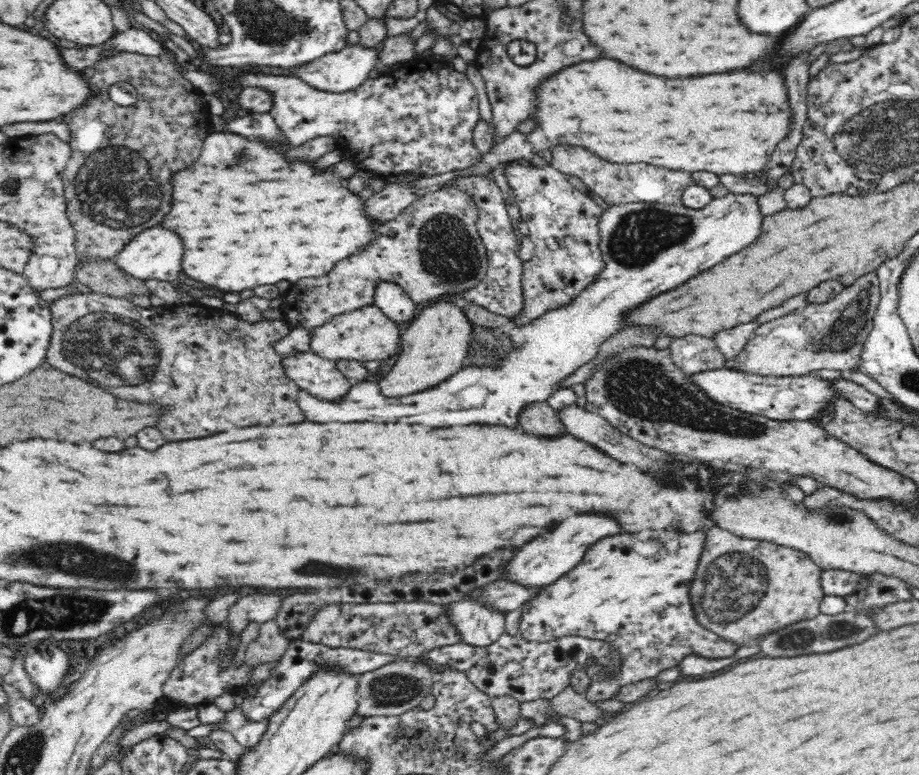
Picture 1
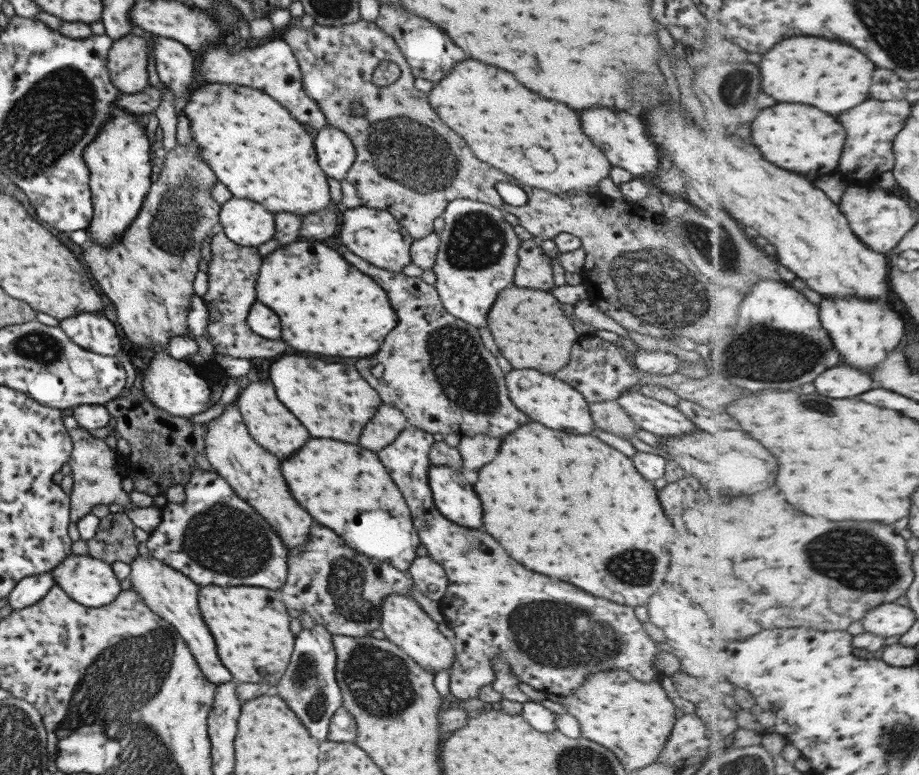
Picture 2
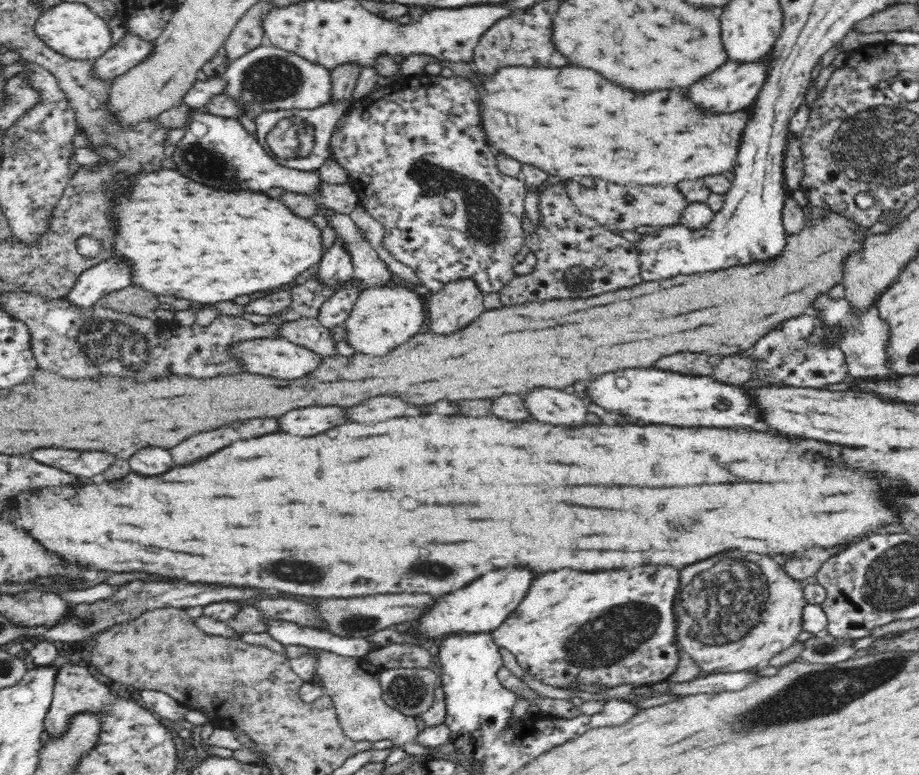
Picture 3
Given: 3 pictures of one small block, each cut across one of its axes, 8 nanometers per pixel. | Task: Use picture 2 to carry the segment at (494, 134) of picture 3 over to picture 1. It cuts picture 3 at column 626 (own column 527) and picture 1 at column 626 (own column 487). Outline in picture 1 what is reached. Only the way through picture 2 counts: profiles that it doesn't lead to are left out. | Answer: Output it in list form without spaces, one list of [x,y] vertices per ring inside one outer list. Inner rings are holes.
[[[594,60],[564,68],[538,86],[536,130],[528,135],[532,151],[552,150],[556,144],[582,144],[596,156],[610,162],[648,162],[662,168],[686,172],[708,170],[714,174],[741,176],[758,174],[767,166],[777,144],[790,132],[792,110],[784,76],[776,68],[762,72],[734,70],[724,74],[696,78],[662,78],[650,76],[618,60]]]

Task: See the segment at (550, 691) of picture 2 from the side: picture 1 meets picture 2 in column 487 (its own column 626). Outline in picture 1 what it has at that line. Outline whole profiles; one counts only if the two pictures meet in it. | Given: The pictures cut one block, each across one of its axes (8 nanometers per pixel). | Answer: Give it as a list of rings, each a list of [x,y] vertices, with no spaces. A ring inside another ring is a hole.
[[[642,530],[634,536],[618,534],[606,536],[594,544],[582,564],[578,564],[572,574],[562,576],[554,584],[542,588],[530,602],[524,604],[520,616],[519,632],[529,642],[550,642],[563,636],[577,636],[606,642],[621,656],[619,671],[606,675],[604,669],[590,660],[585,672],[590,677],[590,685],[583,694],[590,702],[614,699],[620,687],[653,679],[666,668],[679,666],[690,654],[703,658],[730,658],[739,650],[732,641],[722,639],[718,633],[706,629],[698,623],[690,601],[690,588],[693,584],[700,554],[706,544],[706,532],[680,532],[680,530]]]

